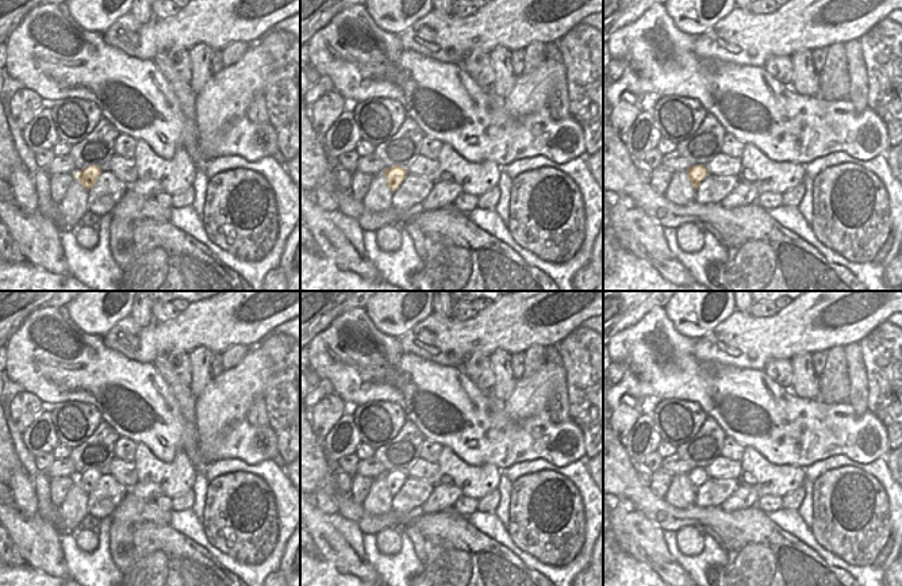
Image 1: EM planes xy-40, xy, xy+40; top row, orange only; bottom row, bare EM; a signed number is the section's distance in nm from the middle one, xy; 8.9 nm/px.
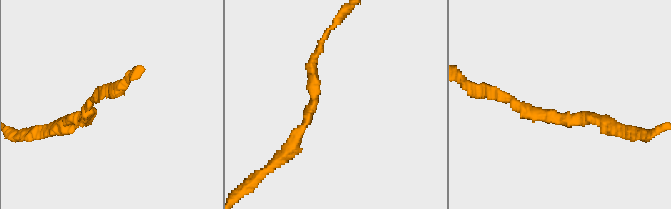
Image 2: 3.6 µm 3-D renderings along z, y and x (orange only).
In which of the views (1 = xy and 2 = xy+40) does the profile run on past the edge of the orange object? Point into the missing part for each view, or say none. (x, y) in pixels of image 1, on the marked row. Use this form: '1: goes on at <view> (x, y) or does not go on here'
1: does not go on here
2: does not go on here

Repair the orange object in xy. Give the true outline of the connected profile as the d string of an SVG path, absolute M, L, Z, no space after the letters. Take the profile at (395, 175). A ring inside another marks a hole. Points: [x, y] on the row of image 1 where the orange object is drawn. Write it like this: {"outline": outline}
{"outline": "M398 165L385 169L384 176L387 180L388 188L394 192L402 184L407 175L406 168L400 168Z"}

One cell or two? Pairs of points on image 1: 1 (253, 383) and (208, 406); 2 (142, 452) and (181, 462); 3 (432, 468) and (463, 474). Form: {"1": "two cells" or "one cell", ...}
{"1": "one cell", "2": "one cell", "3": "two cells"}

